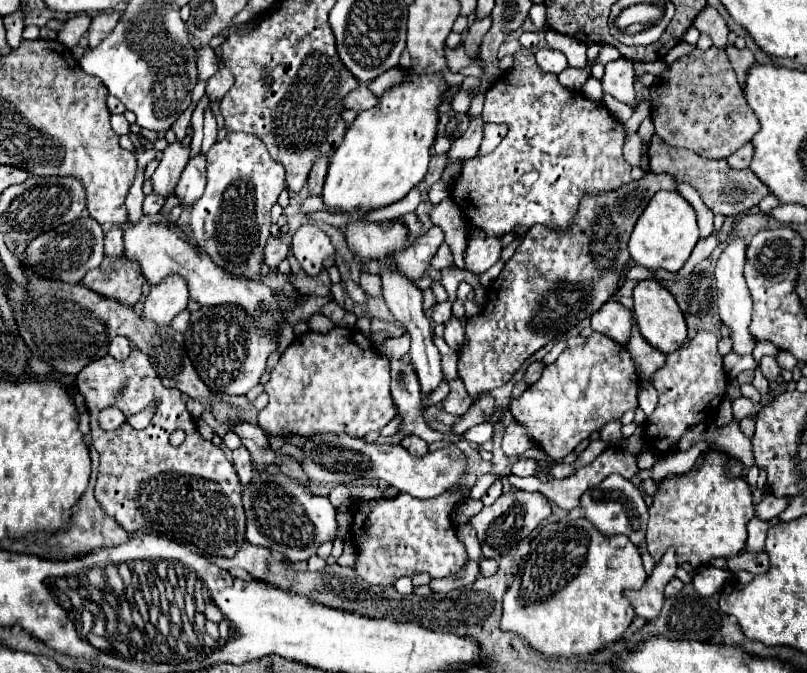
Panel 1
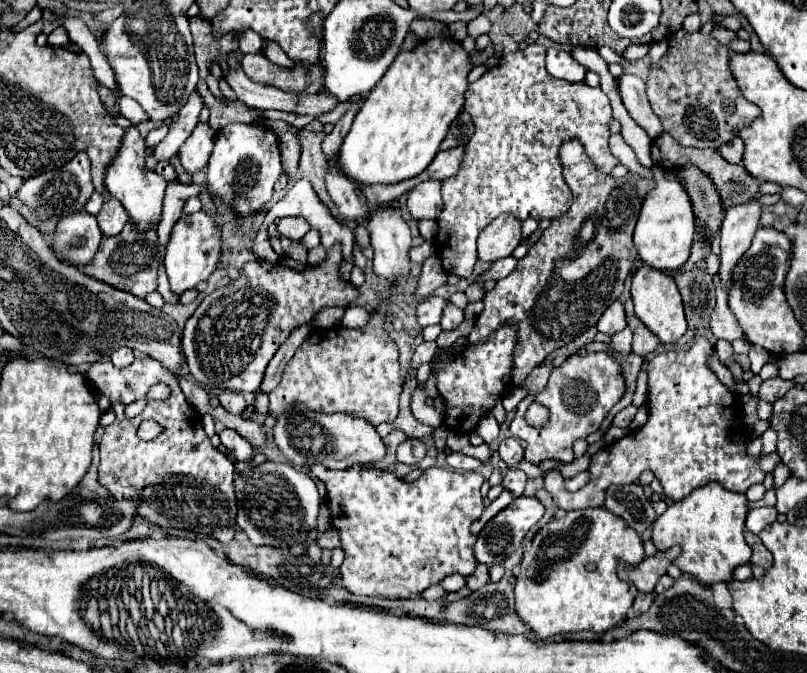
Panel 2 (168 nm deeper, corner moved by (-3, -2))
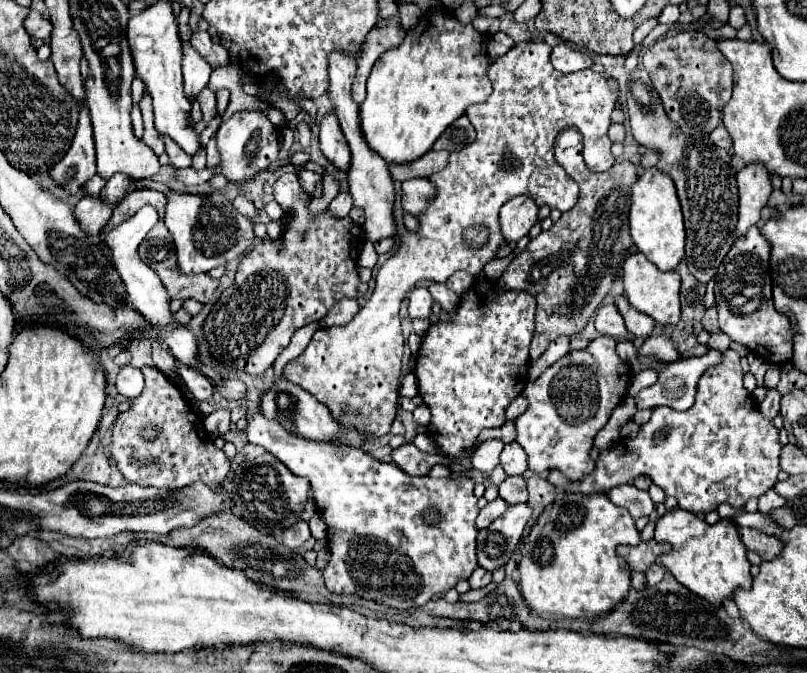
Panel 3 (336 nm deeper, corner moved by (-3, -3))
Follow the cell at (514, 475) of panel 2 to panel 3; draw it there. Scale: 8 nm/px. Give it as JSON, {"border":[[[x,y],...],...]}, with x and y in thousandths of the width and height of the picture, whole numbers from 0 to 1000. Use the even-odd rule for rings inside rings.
{"border":[[[627,709],[620,718],[620,738],[632,747],[632,750],[642,750],[642,747],[652,747],[654,744],[654,730],[652,730],[652,712],[649,709]]]}

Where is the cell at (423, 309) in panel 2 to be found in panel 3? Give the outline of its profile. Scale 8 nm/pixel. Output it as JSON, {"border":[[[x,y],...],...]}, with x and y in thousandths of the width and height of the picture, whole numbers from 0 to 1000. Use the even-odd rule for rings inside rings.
{"border":[[[513,426],[508,432],[508,450],[506,450],[506,465],[511,474],[525,474],[533,477],[535,468],[535,453],[538,444],[528,426]]]}

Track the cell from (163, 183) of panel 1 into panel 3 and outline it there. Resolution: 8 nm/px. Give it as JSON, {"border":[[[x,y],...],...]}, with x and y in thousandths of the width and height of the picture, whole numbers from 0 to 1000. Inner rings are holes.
{"border":[[[228,67],[228,97],[226,97],[226,108],[228,108],[228,138],[233,141],[235,153],[245,150],[248,135],[258,126],[260,117],[260,97],[243,79],[243,73],[238,67]]]}

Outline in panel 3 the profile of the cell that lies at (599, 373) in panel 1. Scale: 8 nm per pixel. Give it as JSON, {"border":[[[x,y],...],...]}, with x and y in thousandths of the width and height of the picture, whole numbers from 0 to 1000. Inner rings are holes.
{"border":[[[741,501],[726,519],[706,522],[701,530],[691,533],[664,566],[654,566],[647,584],[647,590],[654,596],[654,608],[637,626],[639,658],[654,676],[654,697],[664,706],[682,697],[691,697],[701,712],[709,715],[719,715],[724,712],[724,706],[731,706],[736,694],[736,685],[731,679],[736,649],[753,629],[758,608],[776,590],[781,560],[781,548],[763,525],[763,507],[758,501]]]}

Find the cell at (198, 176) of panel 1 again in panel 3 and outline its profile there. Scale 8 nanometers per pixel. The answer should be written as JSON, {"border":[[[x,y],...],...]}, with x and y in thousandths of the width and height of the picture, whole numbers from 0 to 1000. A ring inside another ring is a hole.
{"border":[[[255,129],[255,132],[248,138],[245,153],[248,153],[248,159],[250,159],[250,180],[253,180],[253,183],[260,183],[260,180],[268,174],[268,144],[265,144],[265,138]]]}

